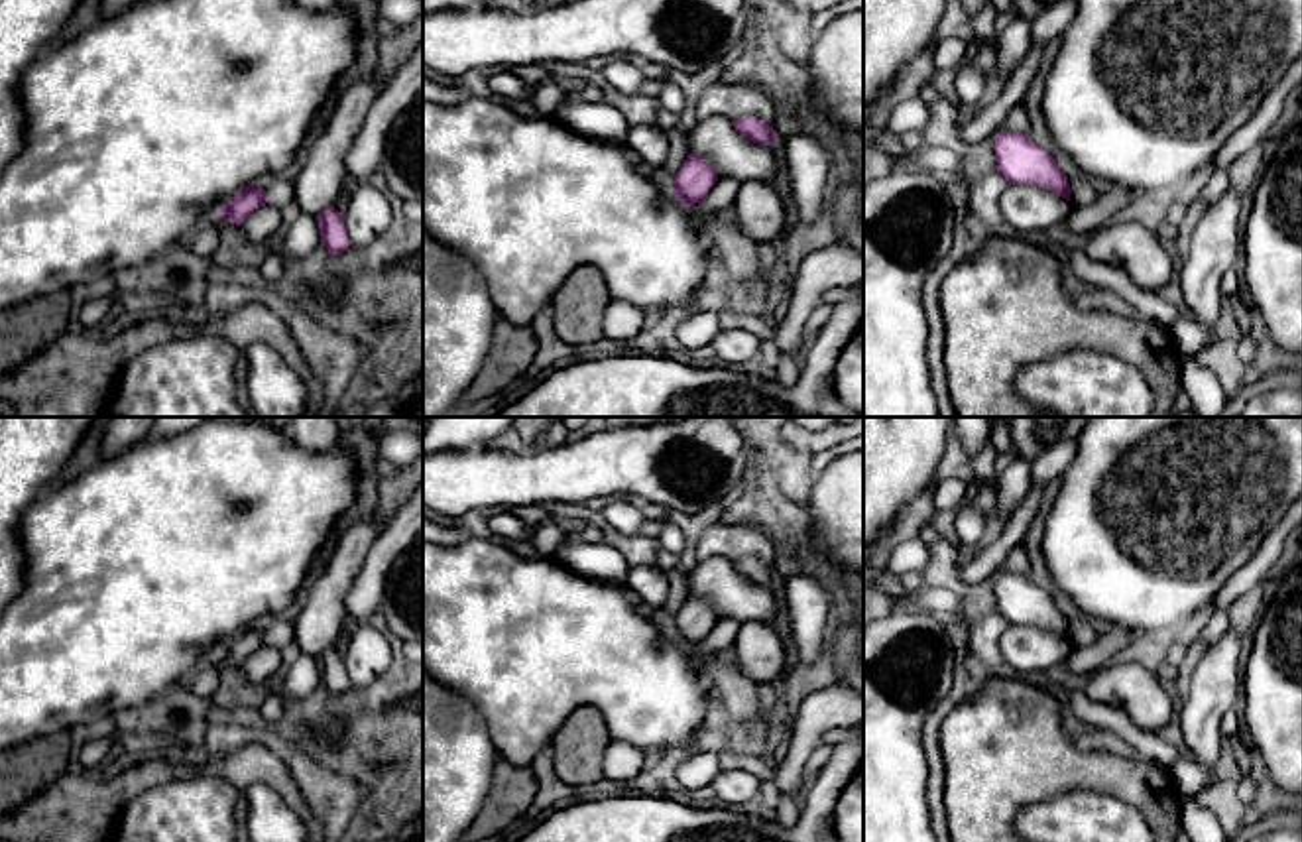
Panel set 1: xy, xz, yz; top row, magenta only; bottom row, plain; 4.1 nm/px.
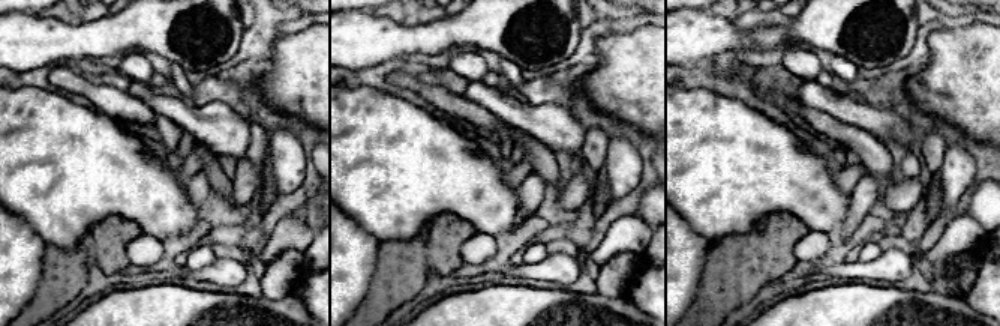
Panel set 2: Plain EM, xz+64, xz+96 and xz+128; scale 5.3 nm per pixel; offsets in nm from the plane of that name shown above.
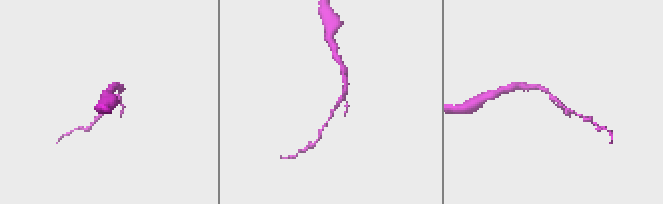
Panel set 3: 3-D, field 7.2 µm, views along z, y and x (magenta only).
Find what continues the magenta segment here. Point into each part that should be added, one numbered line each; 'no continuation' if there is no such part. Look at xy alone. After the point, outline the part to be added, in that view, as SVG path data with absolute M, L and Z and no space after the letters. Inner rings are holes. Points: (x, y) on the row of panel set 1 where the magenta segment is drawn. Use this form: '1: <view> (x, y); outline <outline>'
no continuation

